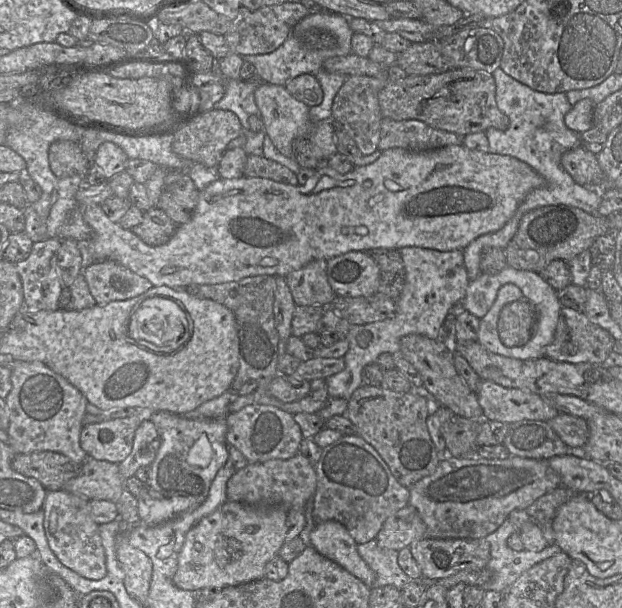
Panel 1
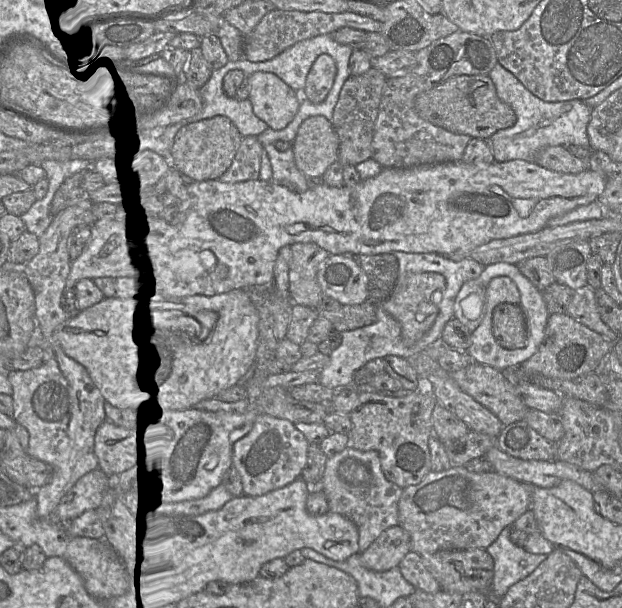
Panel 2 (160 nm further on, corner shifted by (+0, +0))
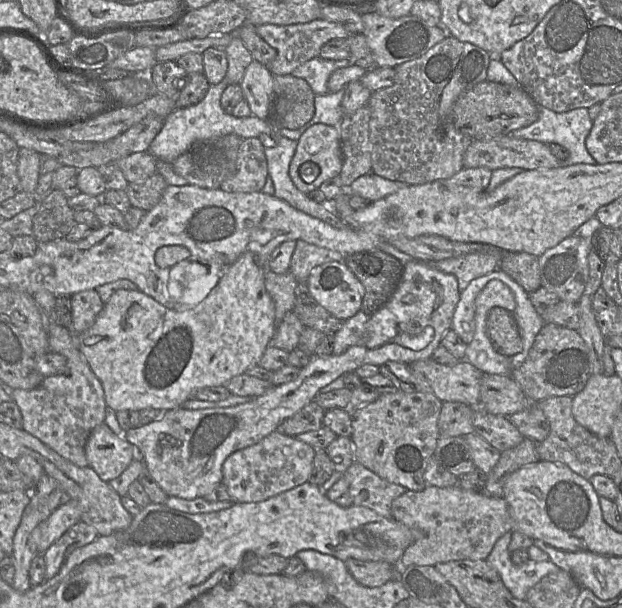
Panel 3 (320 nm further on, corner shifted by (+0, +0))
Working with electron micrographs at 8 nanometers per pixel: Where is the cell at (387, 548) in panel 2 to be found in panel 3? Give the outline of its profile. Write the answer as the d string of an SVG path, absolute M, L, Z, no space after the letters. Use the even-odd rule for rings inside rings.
M349 558L344 561L349 573L365 587L378 587L396 574L396 566L386 561L361 561Z

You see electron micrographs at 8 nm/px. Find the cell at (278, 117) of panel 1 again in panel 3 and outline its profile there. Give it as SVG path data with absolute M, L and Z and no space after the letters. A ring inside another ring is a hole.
M253 60L239 83L252 115L263 120L268 120L272 113L273 77L274 75L265 65Z

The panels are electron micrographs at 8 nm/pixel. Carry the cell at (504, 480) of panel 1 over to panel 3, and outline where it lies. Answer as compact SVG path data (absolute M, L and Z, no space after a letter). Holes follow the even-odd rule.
M427 485L421 491L407 490L391 504L391 517L411 529L415 541L399 559L401 568L435 566L457 560L486 560L496 541L512 531L513 520L503 497L491 497L461 487Z

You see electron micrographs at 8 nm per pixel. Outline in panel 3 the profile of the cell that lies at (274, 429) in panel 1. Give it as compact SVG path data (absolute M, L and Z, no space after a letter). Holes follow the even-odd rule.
M278 430L265 436L258 443L230 454L222 466L222 484L234 503L261 502L308 481L315 456L315 449Z

